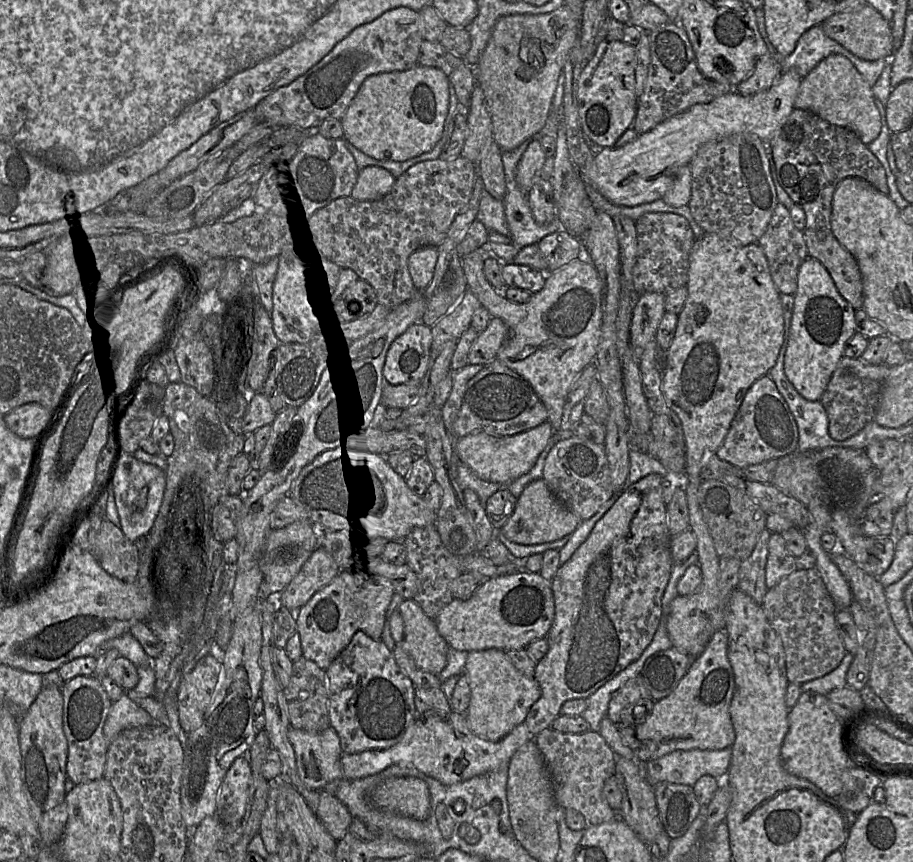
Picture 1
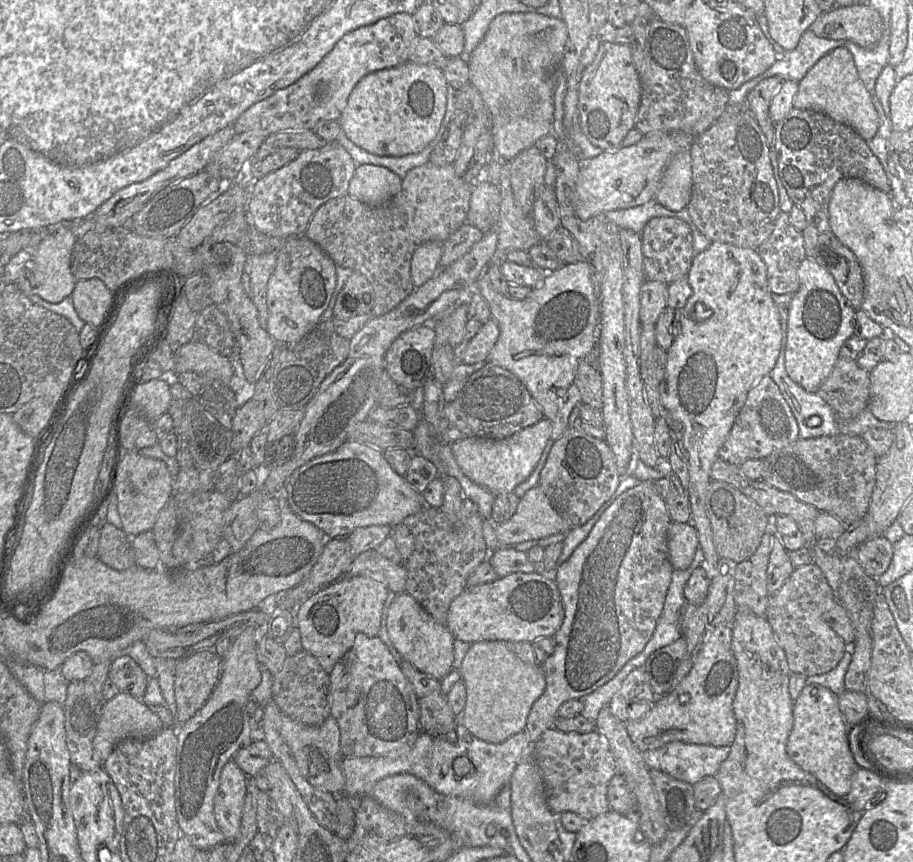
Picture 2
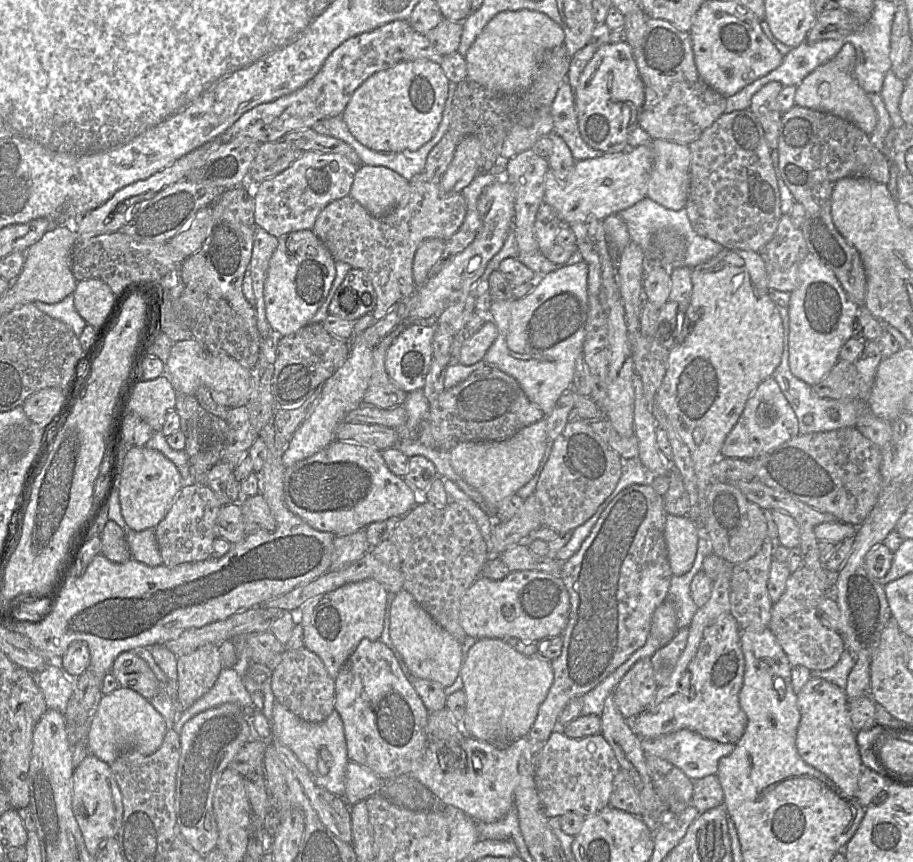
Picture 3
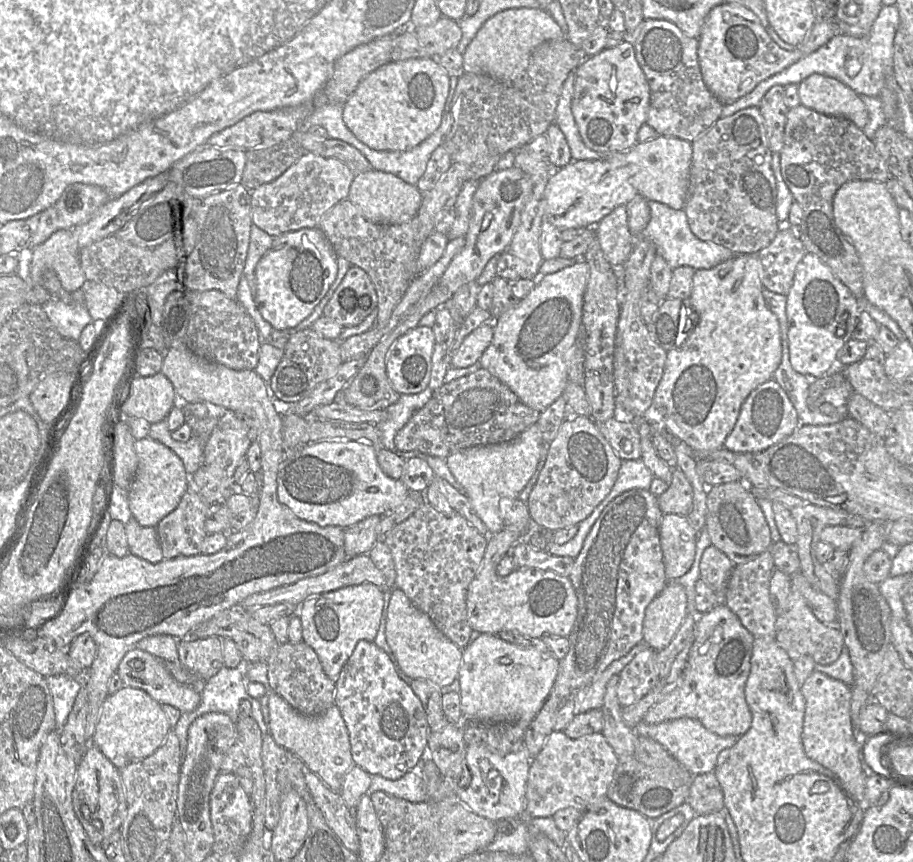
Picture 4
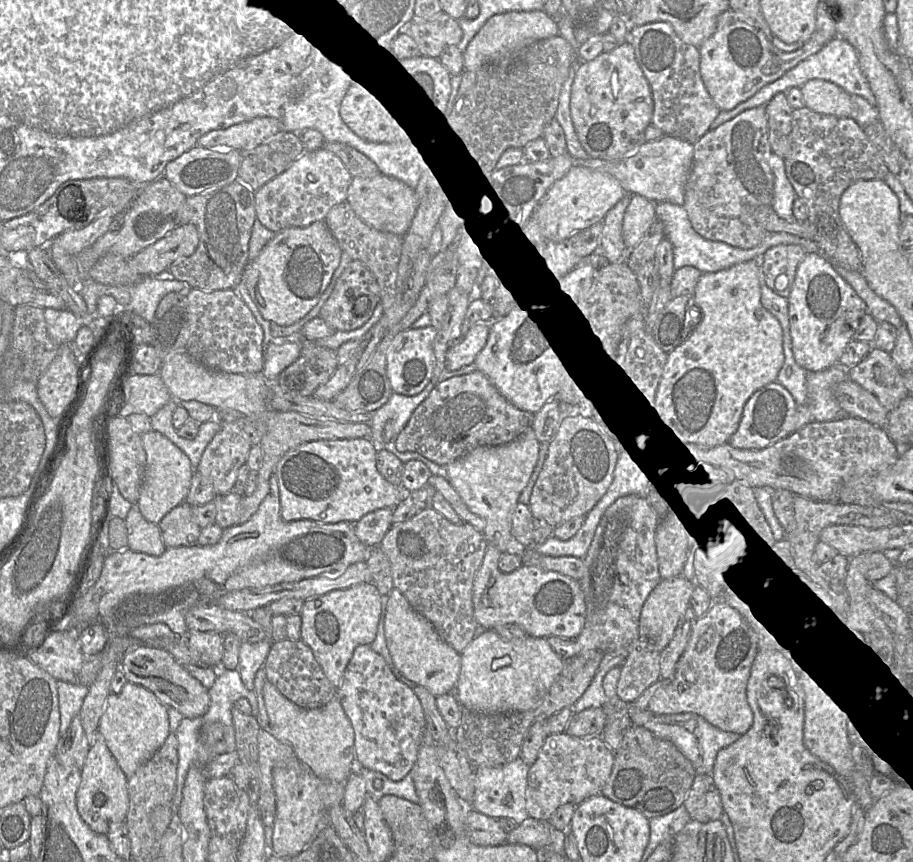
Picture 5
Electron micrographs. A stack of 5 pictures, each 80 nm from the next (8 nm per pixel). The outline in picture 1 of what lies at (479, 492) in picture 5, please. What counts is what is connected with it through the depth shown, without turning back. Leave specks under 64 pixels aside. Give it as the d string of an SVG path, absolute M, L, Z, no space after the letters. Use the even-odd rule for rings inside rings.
M546 421L513 436L494 437L482 432L472 433L460 438L456 449L460 461L468 465L479 478L506 486L532 469L552 436L553 427Z

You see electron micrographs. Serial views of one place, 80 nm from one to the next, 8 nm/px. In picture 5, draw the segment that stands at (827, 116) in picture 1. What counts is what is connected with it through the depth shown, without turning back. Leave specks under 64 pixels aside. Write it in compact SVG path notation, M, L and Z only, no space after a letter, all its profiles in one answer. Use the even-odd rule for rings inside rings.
M811 79L800 89L804 106L808 109L820 114L852 118L854 105L851 95L838 85L821 79Z

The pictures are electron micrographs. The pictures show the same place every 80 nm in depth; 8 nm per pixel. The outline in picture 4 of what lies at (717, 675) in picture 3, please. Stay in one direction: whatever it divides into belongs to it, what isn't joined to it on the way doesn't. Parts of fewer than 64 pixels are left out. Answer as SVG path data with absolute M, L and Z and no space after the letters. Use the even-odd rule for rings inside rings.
M718 603L707 613L699 614L686 665L690 685L680 685L649 709L643 717L648 724L679 718L700 721L721 737L745 734L751 727L752 713L745 699L745 684L750 673L754 636L725 603Z

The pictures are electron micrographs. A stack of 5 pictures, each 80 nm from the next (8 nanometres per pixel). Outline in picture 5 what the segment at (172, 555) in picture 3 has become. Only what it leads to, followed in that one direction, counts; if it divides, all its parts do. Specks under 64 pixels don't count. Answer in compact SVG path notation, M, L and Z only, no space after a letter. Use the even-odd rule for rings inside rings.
M185 501L170 510L158 525L166 548L198 544L201 528L194 521L193 506Z

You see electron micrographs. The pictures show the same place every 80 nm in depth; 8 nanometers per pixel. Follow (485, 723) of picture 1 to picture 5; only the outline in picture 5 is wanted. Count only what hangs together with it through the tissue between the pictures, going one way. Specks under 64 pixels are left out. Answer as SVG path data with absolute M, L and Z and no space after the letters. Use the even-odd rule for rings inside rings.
M494 629L474 637L461 652L461 670L453 692L461 707L486 714L525 712L537 708L564 668L564 660L552 649L546 638L530 635L506 640Z

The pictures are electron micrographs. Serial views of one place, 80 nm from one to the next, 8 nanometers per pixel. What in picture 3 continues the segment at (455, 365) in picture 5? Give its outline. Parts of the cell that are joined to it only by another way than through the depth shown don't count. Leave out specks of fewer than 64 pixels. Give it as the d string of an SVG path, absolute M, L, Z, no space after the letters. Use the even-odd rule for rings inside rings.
M487 318L484 325L462 344L458 362L470 366L481 361L495 341L498 330L494 321Z

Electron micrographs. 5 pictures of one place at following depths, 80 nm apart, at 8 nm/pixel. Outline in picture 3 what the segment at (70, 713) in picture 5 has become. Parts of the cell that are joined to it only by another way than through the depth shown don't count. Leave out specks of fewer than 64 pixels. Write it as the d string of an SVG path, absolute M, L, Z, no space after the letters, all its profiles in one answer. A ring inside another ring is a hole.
M49 665L40 673L31 673L40 687L48 709L53 709L64 715L69 699L74 694L74 680L68 678L57 665Z

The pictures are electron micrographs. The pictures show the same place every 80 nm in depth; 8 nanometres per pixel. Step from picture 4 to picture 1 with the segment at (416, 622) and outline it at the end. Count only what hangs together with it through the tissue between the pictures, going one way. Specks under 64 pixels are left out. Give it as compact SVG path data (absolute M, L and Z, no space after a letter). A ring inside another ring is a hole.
M404 599L390 617L390 630L396 646L400 646L423 671L438 676L447 664L446 640L437 630L435 620L422 610L414 599Z

